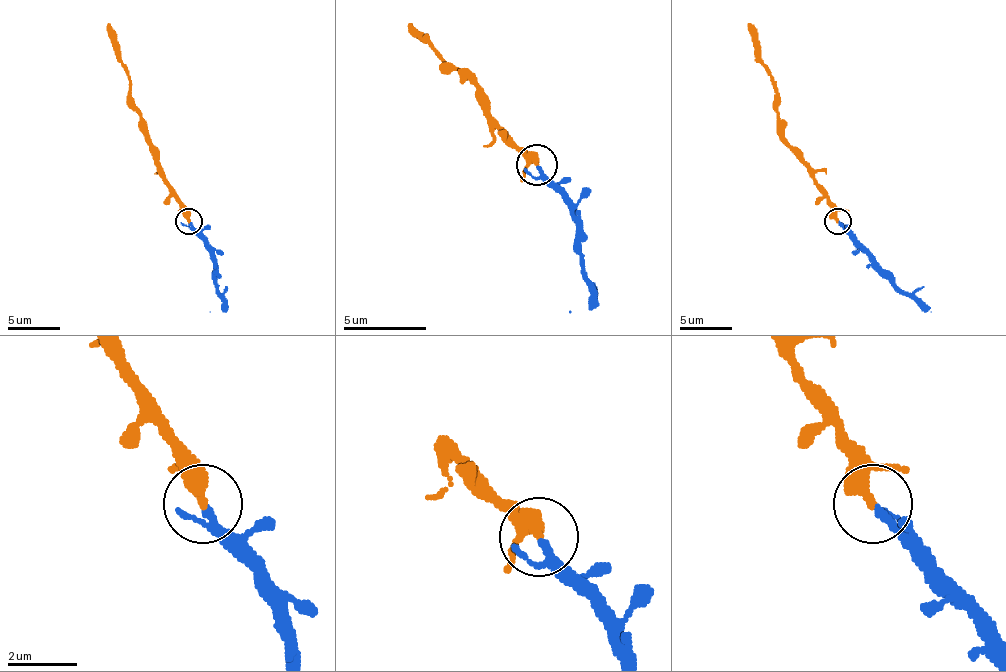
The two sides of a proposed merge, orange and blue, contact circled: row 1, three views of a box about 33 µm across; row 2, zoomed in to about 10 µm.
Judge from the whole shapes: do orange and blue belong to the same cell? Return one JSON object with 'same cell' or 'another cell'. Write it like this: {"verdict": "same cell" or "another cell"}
{"verdict": "same cell"}

